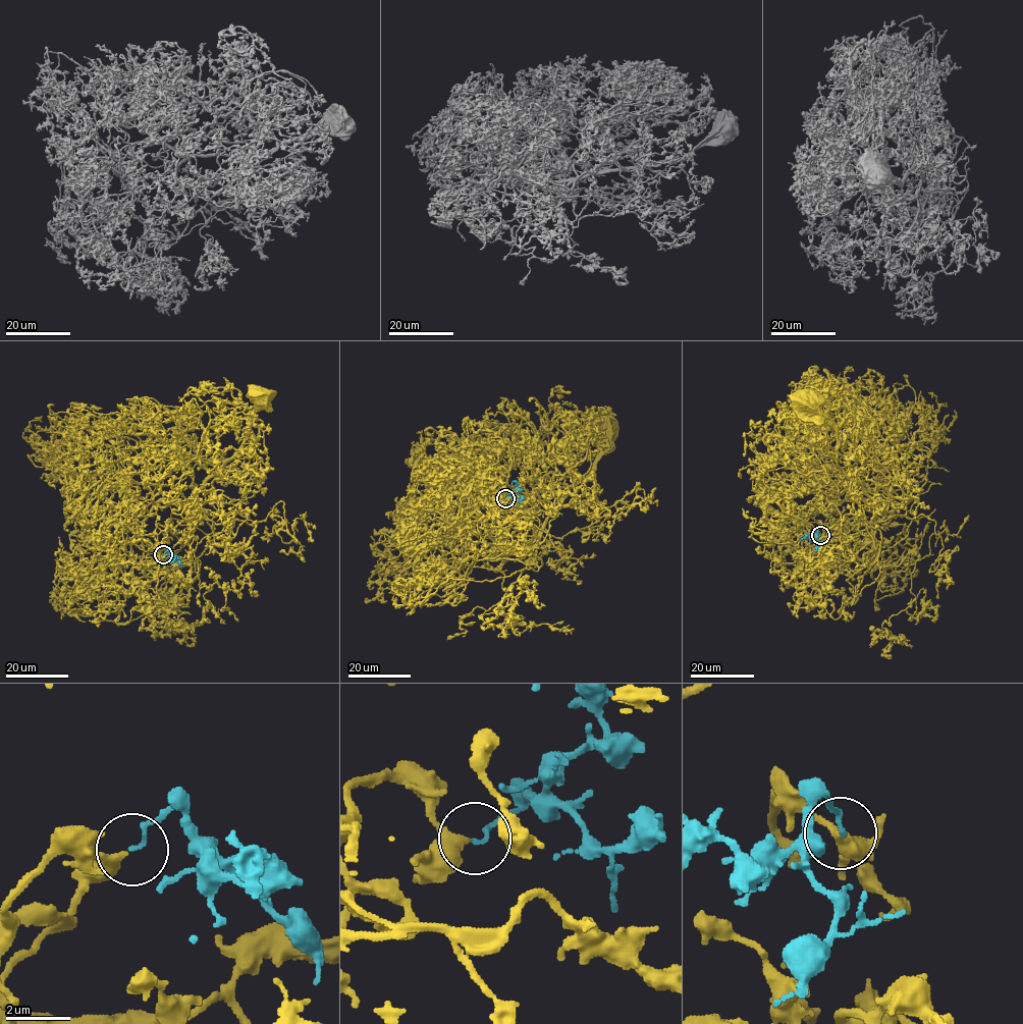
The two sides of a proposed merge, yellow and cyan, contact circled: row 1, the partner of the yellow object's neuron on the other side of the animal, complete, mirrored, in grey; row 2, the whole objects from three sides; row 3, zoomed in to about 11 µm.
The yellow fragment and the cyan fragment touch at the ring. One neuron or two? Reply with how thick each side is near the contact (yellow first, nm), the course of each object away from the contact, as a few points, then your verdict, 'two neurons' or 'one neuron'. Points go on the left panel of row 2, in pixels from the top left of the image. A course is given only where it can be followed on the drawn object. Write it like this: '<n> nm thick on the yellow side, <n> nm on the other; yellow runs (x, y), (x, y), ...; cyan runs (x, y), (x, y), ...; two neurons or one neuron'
280 nm thick on the yellow side, 110 nm on the other; yellow runs (163, 555), (142, 560), (143, 520), (161, 500), (186, 502), (194, 497), (243, 445), (248, 416), (262, 397); cyan runs (163, 555), (167, 550), (170, 556), (176, 556), (169, 564); one neuron

